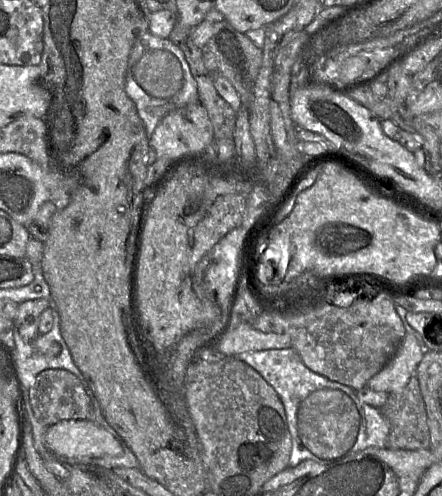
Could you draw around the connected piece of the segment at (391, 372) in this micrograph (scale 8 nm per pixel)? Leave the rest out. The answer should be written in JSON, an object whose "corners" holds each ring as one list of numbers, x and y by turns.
{"corners":[[405,334,395,354,366,386,378,392,394,393,405,388,425,353,416,337]]}

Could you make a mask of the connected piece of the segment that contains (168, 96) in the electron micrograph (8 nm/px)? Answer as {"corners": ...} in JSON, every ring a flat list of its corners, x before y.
{"corners":[[149,31,137,38,130,51,125,90,136,106,148,137,169,112,199,101,197,84,184,52,170,38,158,37]]}

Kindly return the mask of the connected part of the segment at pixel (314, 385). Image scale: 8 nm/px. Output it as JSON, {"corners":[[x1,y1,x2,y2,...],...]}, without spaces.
{"corners":[[293,348,249,351,234,357,255,369,278,394,292,437,289,467,306,460,340,461,368,447,386,448,389,425,380,410,361,402,349,386,311,371]]}

